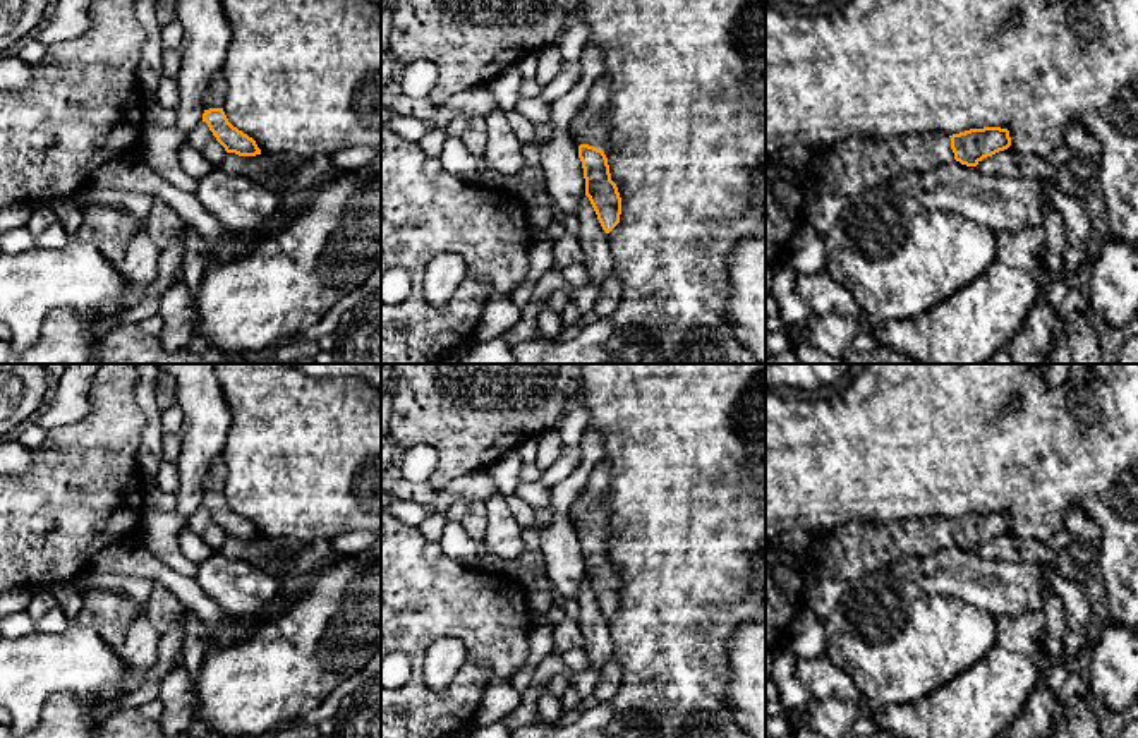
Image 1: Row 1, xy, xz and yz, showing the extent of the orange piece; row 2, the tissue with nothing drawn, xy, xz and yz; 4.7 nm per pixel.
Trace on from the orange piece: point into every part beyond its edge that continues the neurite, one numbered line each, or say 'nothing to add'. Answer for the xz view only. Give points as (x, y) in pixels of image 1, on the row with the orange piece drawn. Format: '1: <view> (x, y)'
1: xz (589, 127)

